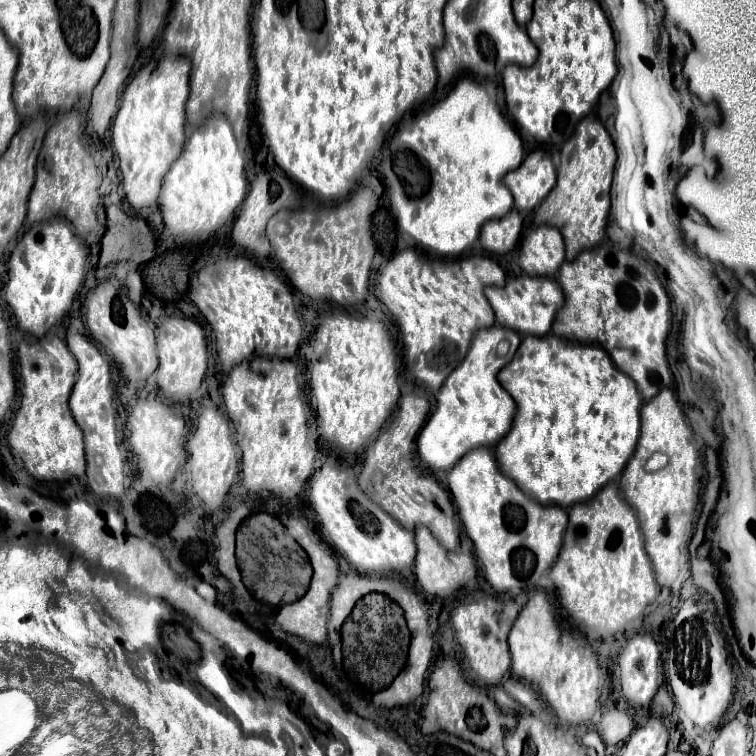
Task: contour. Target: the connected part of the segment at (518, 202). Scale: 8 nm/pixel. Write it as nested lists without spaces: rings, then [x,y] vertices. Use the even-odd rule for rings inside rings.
[[[533,150],[519,168],[507,172],[505,184],[513,194],[513,208],[531,212],[555,186],[555,166],[545,150]]]

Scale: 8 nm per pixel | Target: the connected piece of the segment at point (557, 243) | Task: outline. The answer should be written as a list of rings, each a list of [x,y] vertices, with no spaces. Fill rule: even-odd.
[[[541,224],[523,232],[519,244],[519,266],[529,276],[553,276],[563,260],[563,236],[559,228]]]

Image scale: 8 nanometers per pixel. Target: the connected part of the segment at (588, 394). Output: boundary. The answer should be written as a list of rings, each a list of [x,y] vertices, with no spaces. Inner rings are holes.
[[[547,334],[547,336],[525,336],[513,356],[513,360],[499,372],[499,384],[505,386],[505,390],[513,396],[515,404],[517,404],[517,412],[513,418],[513,426],[509,430],[509,434],[497,444],[495,448],[495,456],[499,460],[499,468],[503,468],[505,476],[511,476],[515,480],[515,484],[519,484],[521,488],[525,488],[525,492],[543,502],[543,504],[559,504],[563,508],[569,508],[577,502],[583,502],[587,498],[591,498],[599,488],[603,488],[603,484],[611,482],[623,468],[625,462],[631,458],[635,446],[637,446],[637,438],[639,438],[639,410],[641,410],[641,402],[643,398],[639,396],[639,390],[635,388],[635,382],[619,372],[619,368],[613,364],[613,360],[607,356],[607,352],[603,352],[603,348],[593,346],[593,344],[577,344],[565,338],[559,338],[555,334]]]

